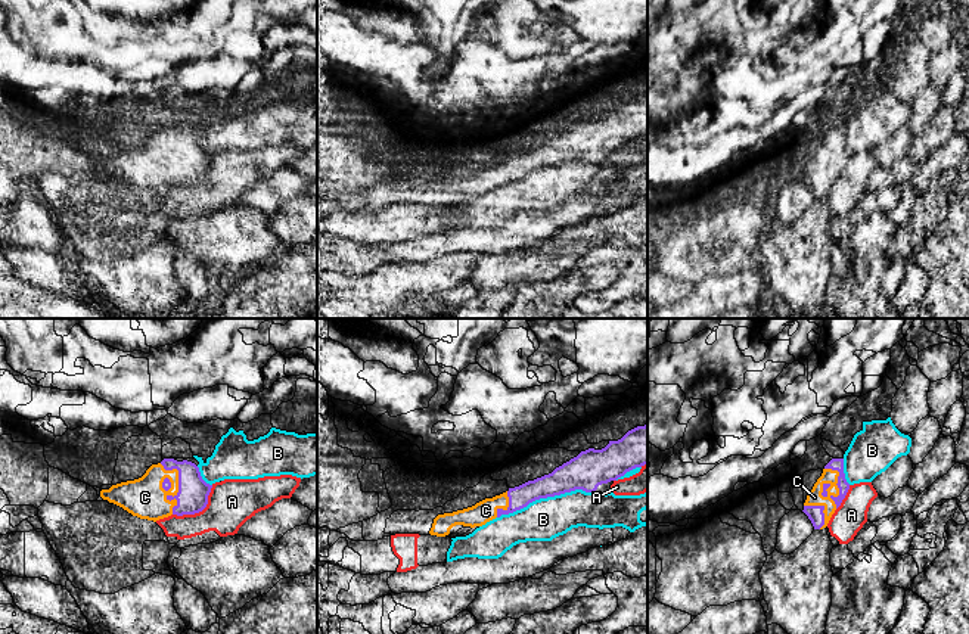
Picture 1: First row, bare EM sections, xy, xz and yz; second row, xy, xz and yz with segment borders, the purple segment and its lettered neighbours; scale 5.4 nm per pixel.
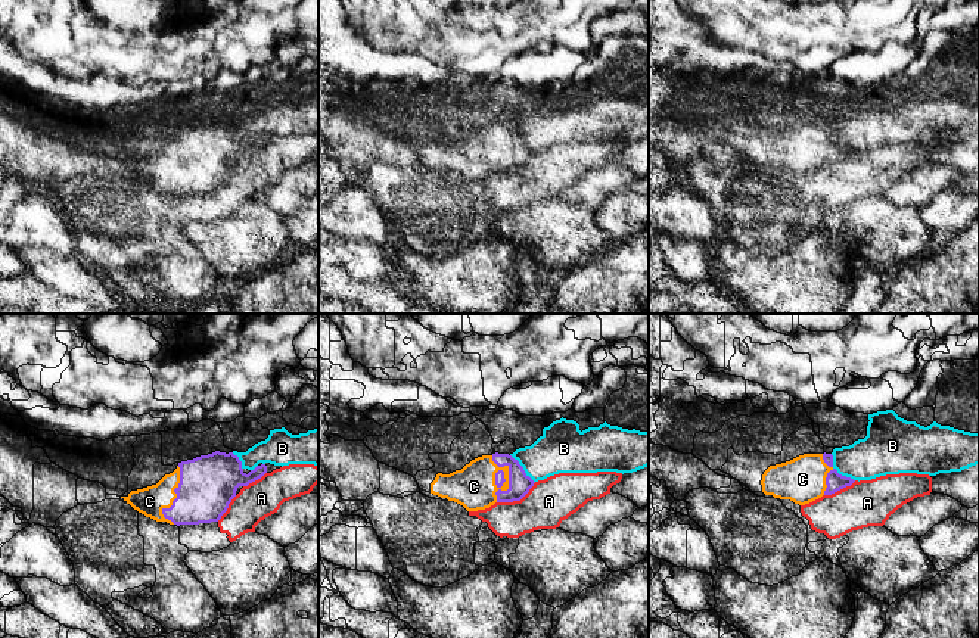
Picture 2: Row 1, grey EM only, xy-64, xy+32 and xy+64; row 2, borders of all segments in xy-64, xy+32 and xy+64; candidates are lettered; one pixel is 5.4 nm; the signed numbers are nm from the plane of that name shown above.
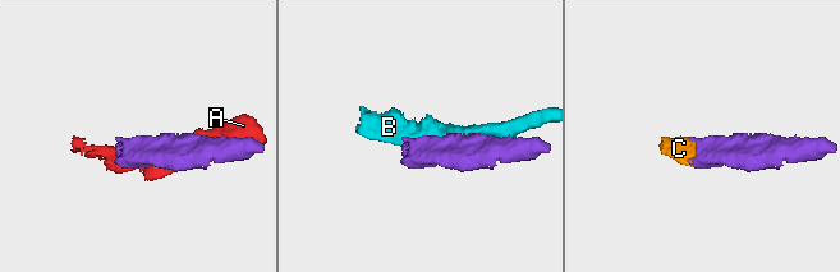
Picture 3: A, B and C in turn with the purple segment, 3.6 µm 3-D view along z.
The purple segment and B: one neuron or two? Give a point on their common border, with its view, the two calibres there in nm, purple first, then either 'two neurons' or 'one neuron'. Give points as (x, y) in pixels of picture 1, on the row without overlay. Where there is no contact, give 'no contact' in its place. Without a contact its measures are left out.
meets purple in xz at (544, 167); 190 nm thick on the purple side, 220 nm on the other; two neurons

